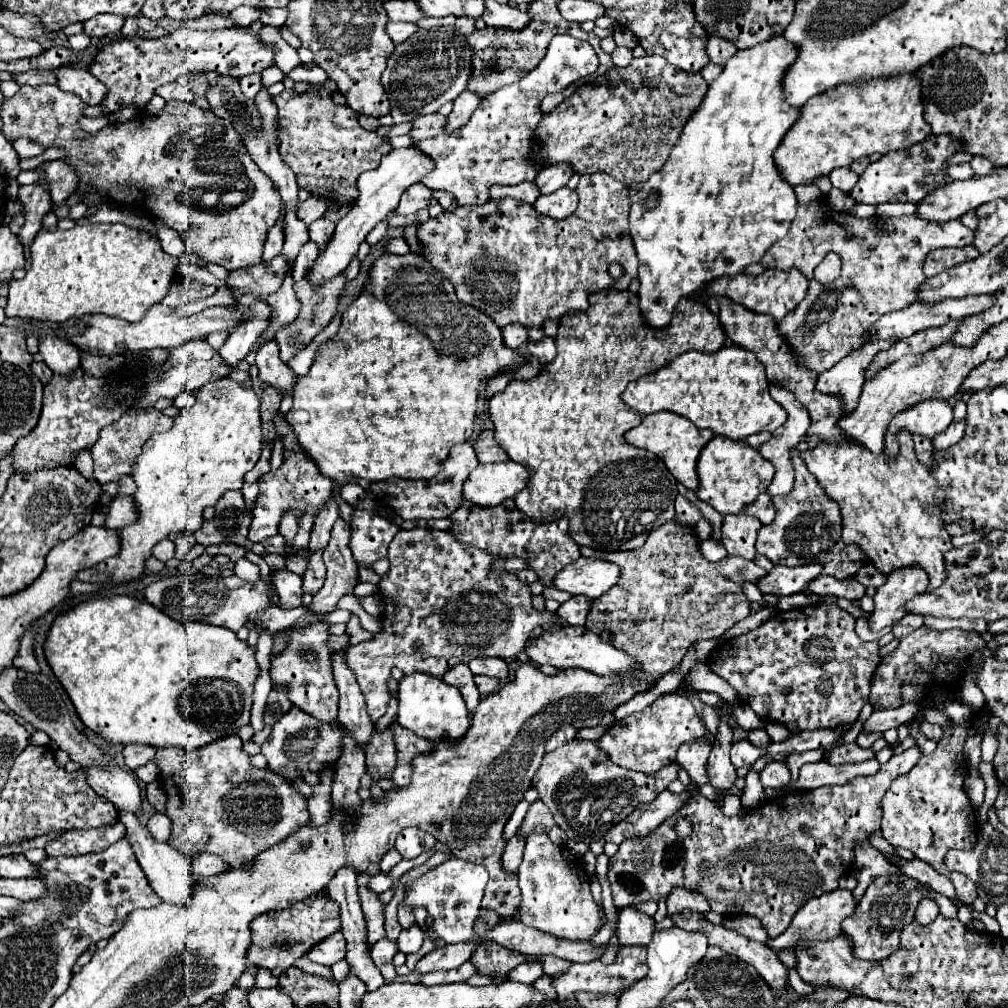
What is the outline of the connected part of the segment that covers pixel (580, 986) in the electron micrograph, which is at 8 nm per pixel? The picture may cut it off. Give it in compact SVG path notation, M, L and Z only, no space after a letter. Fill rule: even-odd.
M620 947L618 949L618 955L616 955L616 961L612 965L604 965L602 961L592 961L592 963L572 963L562 975L556 975L552 977L552 987L556 989L558 997L560 999L568 999L570 995L578 993L578 991L588 991L588 993L618 993L620 989L624 987L630 987L634 983L638 983L648 967L646 967L646 953L644 953L646 947Z

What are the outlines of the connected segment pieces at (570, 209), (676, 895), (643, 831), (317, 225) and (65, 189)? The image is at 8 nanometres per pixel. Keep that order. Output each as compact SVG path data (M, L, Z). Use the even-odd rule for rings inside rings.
M562 187L550 195L540 195L534 203L538 213L544 213L554 219L564 219L564 217L572 215L576 211L576 205L578 205L578 195L576 195L576 191L572 191L568 187Z
M682 887L674 889L668 899L668 917L684 913L684 911L698 911L698 913L706 913L708 911L708 901L704 901L704 897L700 897L700 893L690 893Z
M664 789L664 793L660 793L654 801L644 805L640 803L640 807L634 809L634 813L630 813L624 821L614 825L604 835L604 839L612 843L622 843L624 839L630 839L630 837L646 837L662 821L672 817L680 809L680 805L684 805L684 799L688 799L686 791L680 795L674 795L668 789Z
M318 219L318 221L314 221L308 229L310 229L310 239L312 239L318 247L324 247L324 245L330 241L332 233L334 233L334 223L332 223L332 221L326 221L326 219Z
M62 159L46 161L46 163L38 165L36 169L22 171L18 175L20 185L32 185L38 181L46 183L46 189L58 207L66 205L66 199L76 190L76 185L78 185L76 173Z

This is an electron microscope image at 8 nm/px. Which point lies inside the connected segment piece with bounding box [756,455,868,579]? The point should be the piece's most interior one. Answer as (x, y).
(806, 529)

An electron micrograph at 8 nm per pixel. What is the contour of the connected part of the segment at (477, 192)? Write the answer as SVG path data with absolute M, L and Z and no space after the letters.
M572 35L552 37L546 57L540 61L540 65L534 71L530 71L528 75L524 75L520 81L506 85L506 87L498 89L496 93L484 97L480 101L480 109L476 109L476 113L472 115L468 125L454 131L454 135L438 135L438 137L430 137L430 139L416 143L418 151L422 151L434 163L434 171L428 173L426 179L422 179L422 183L430 189L440 189L440 191L452 193L456 197L456 205L484 205L490 199L488 191L492 185L518 185L522 181L534 181L538 167L530 167L528 153L534 151L534 147L536 147L532 141L532 129L542 119L540 101L548 93L556 93L556 91L564 89L568 83L592 75L596 71L596 67L598 67L598 57L596 57L592 45L588 45L588 41L574 39Z

